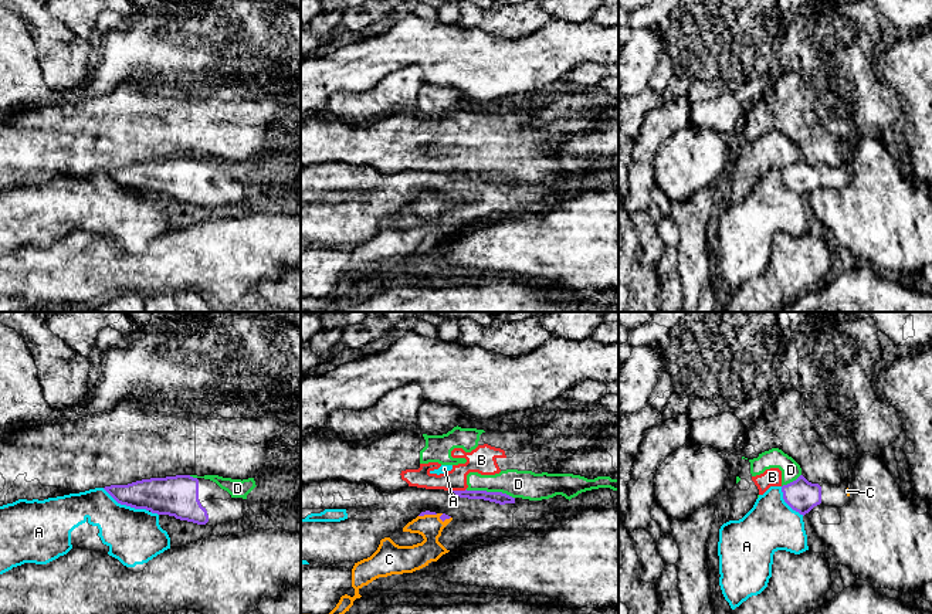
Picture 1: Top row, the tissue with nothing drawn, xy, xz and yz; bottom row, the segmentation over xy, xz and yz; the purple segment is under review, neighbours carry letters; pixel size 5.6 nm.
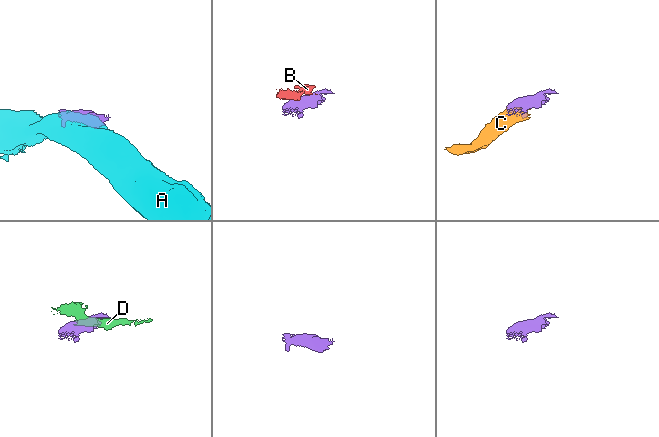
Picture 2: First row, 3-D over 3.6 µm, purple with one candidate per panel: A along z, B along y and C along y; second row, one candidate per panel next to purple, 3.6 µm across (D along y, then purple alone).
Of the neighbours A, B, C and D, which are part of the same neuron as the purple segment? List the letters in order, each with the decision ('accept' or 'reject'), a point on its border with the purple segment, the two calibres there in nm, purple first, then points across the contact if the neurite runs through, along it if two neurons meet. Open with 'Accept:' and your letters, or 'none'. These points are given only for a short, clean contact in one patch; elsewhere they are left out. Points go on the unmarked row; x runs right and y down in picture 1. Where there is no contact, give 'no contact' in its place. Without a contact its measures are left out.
Accept: C
A: reject; meets purple in xy at (125, 186); 220 nm thick on the purple side, 300 nm on the other
B: reject; meets purple in xz at (458, 173); 70 nm thick on the purple side, 150 nm on the other; border along xz (466, 170), (453, 173)
C: accept; meets purple in xz at (427, 196); 30 nm thick on the purple side, 140 nm on the other; runs through xz (427, 194), (427, 196), (430, 209)
D: reject; meets purple in xz at (490, 175); 70 nm thick on the purple side, 160 nm on the other

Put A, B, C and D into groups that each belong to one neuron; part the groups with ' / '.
A / B D / C

